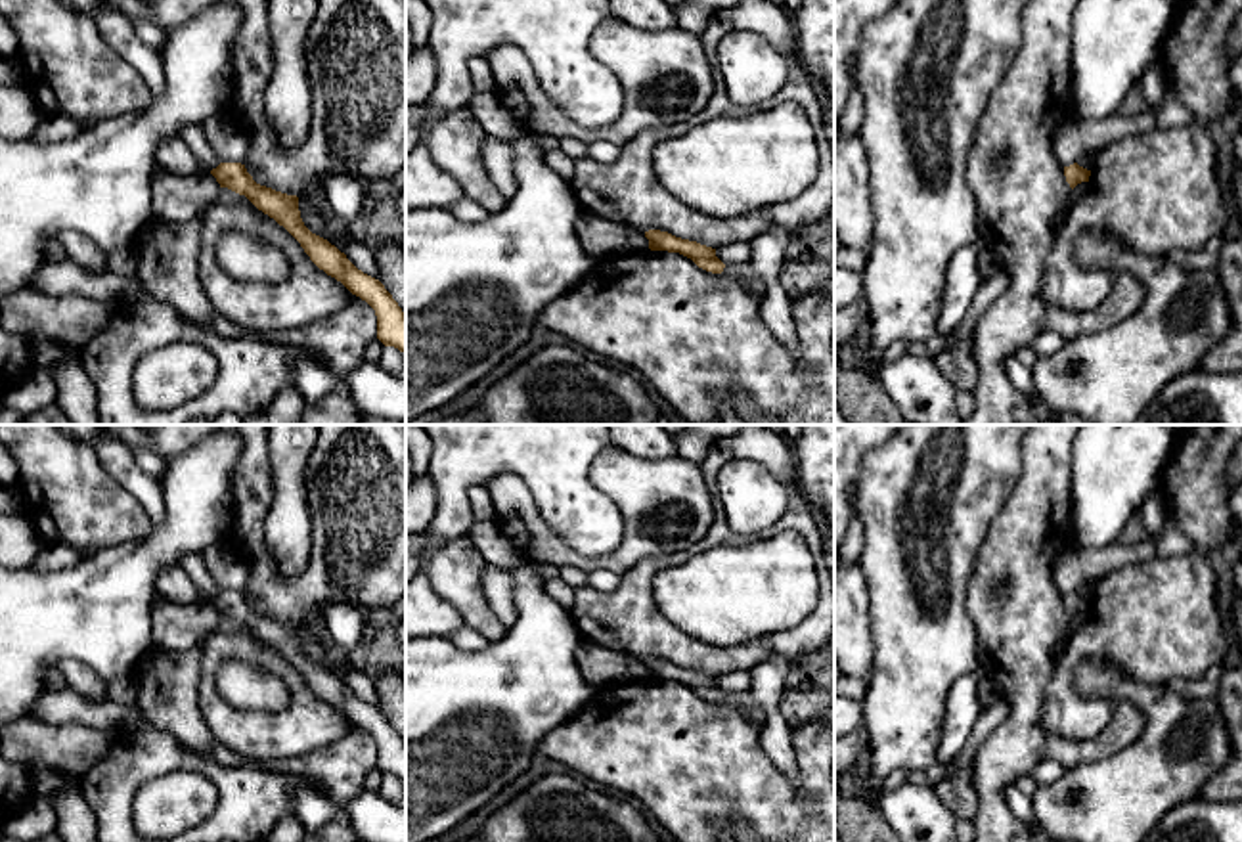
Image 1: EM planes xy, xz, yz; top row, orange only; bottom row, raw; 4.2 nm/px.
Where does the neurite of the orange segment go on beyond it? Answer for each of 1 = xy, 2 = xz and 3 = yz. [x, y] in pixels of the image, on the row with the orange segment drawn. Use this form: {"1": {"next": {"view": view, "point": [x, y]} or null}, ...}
{"1": {"next": null}, "2": {"next": null}, "3": {"next": null}}

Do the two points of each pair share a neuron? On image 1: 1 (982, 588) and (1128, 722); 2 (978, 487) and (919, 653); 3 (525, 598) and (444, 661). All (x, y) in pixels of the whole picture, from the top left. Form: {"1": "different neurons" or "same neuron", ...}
{"1": "same neuron", "2": "same neuron", "3": "same neuron"}

